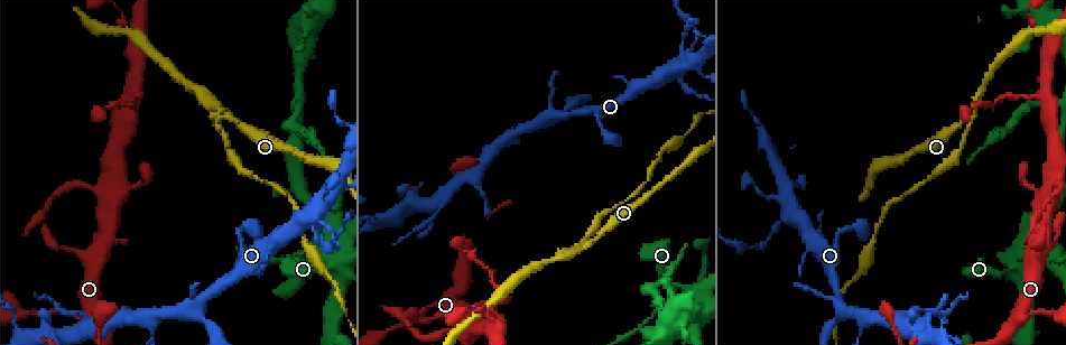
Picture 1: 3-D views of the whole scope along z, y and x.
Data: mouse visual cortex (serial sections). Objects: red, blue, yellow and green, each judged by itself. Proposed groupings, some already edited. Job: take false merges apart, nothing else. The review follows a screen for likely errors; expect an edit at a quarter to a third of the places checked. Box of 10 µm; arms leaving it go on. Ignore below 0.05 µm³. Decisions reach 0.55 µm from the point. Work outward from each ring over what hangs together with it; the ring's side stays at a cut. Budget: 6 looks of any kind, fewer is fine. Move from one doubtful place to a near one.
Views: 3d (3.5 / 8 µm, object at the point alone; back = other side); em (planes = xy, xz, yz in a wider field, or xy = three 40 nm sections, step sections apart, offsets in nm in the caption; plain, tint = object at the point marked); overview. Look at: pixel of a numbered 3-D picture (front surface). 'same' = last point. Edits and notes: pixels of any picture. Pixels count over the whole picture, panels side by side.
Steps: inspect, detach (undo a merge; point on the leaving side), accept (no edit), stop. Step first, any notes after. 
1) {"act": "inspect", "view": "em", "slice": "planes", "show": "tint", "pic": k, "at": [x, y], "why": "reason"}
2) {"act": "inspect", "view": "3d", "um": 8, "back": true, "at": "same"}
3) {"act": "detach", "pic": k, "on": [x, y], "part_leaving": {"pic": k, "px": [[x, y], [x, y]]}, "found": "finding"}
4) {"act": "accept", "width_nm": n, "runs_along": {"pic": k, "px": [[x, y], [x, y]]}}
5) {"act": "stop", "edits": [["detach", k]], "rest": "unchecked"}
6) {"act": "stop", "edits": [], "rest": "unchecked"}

{"act": "inspect", "view": "3d", "um": 3.5, "pic": 1, "at": [195, 302], "why": "two arms in line, one across"}

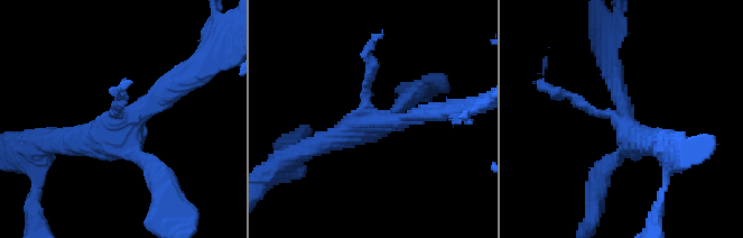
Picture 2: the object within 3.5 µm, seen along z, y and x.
{"act": "inspect", "view": "em", "slice": "planes", "show": "tint", "pic": 2, "at": [120, 120], "why": "now the EM"}

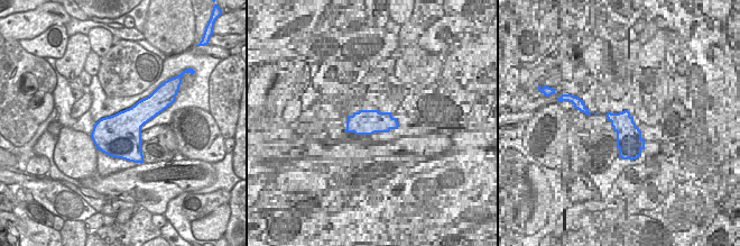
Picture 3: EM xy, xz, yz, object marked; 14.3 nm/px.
{"act": "accept", "width_nm": 650, "runs_along": {"pic": 2, "px": [[180, 81], [105, 136], [54, 139]]}, "found": "one cell here"}

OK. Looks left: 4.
{"act": "inspect", "view": "em", "slice": "xy", "step": 1, "show": "tint", "pic": 1, "at": [103, 190], "why": "thick turns thin"}

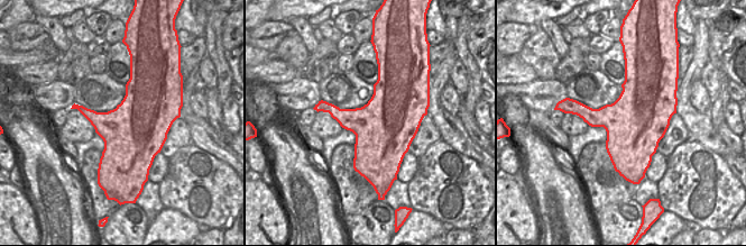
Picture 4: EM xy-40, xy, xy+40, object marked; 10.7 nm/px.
{"act": "inspect", "view": "3d", "um": 3.5, "at": "same", "why": "wider look"}

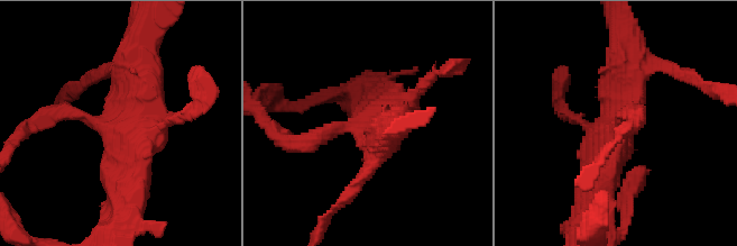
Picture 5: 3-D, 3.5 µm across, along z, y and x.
{"act": "accept", "runs_along": {"pic": 5, "px": [[592, 207], [622, 114], [625, 62]]}, "found": "one cell here"}

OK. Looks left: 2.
{"act": "inspect", "view": "3d", "um": 3.5, "pic": 1, "at": [584, 246], "why": "sharp bend"}

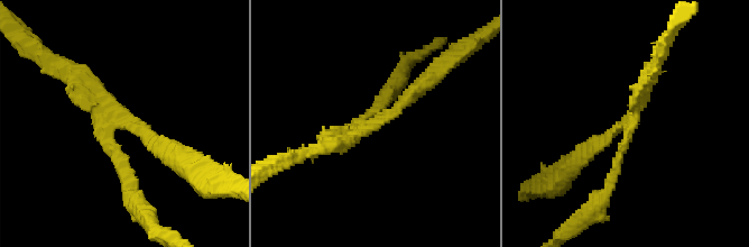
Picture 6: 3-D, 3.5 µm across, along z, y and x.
{"act": "inspect", "view": "em", "slice": "xy", "step": 5, "show": "tint", "pic": 6, "at": [127, 122], "arms": 3, "arm_widths_nm": [150, 200, 200]}

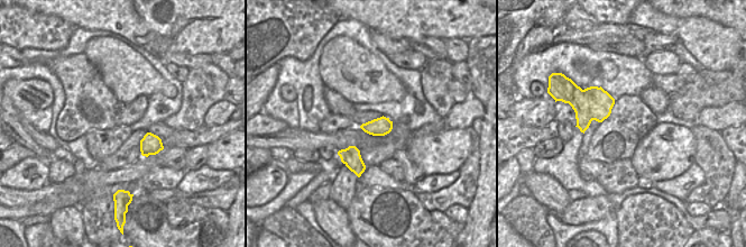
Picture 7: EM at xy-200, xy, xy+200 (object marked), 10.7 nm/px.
{"act": "detach", "pic": 6, "on": [608, 186], "part_leaving": {"pic": 6, "px": [[619, 152], [608, 189], [567, 230]]}, "found": "two cells meet here"}

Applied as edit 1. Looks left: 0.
{"act": "stop", "edits": [["detach", 6]], "rest": "unchecked"}

